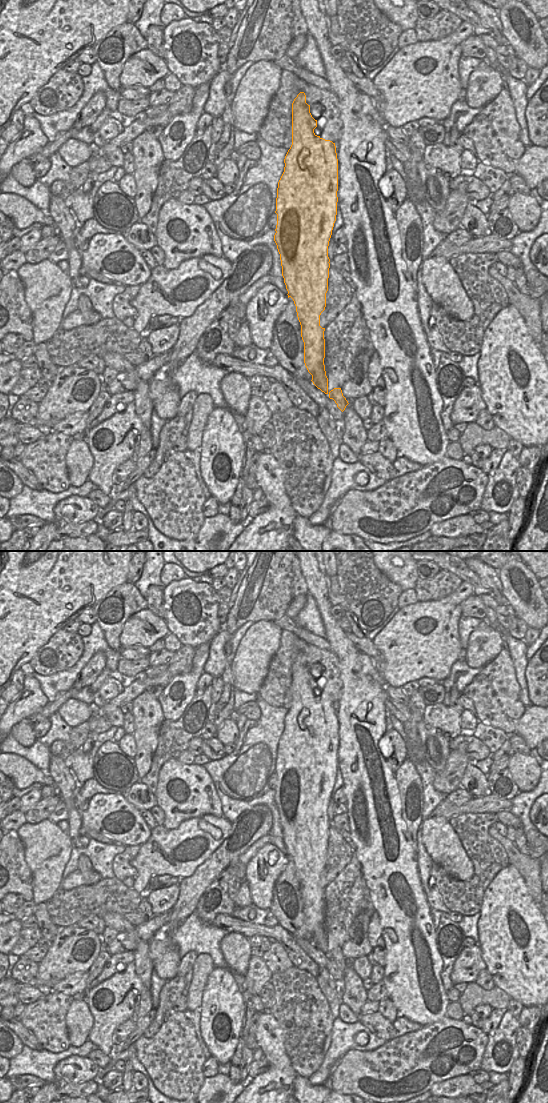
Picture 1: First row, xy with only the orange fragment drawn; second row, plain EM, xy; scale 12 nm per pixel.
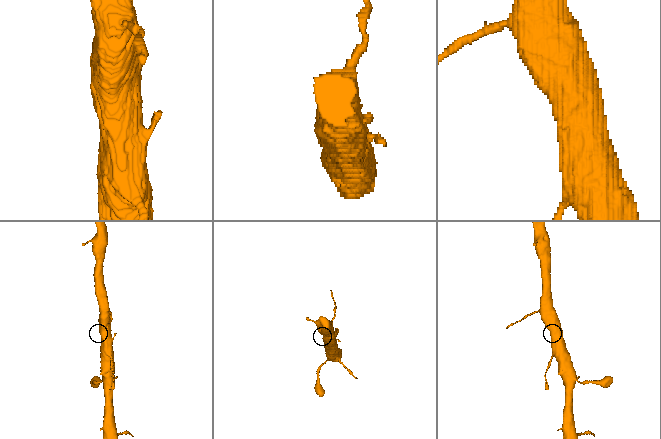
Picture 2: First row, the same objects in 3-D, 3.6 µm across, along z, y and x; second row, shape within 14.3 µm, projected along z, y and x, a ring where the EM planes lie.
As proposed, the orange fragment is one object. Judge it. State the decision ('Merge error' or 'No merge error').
Merge error.

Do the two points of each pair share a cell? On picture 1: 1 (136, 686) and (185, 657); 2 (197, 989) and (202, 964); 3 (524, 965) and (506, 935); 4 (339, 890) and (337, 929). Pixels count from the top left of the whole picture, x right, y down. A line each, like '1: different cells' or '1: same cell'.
1: same cell
2: same cell
3: same cell
4: same cell

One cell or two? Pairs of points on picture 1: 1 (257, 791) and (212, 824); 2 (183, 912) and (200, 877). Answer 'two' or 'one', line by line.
1: two
2: one

